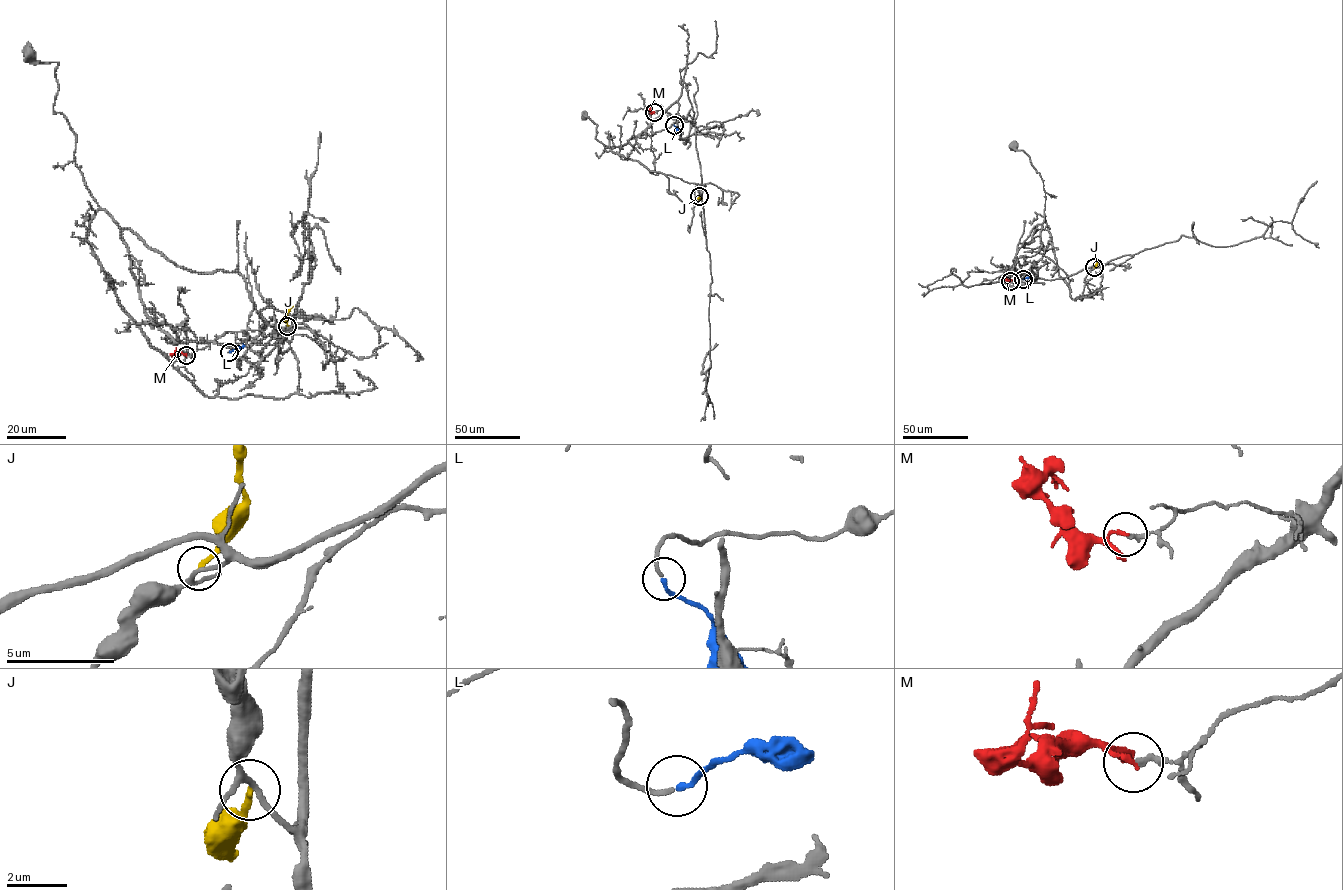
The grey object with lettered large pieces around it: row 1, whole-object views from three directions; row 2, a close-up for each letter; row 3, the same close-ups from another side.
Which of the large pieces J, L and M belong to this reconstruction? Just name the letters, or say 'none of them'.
L

